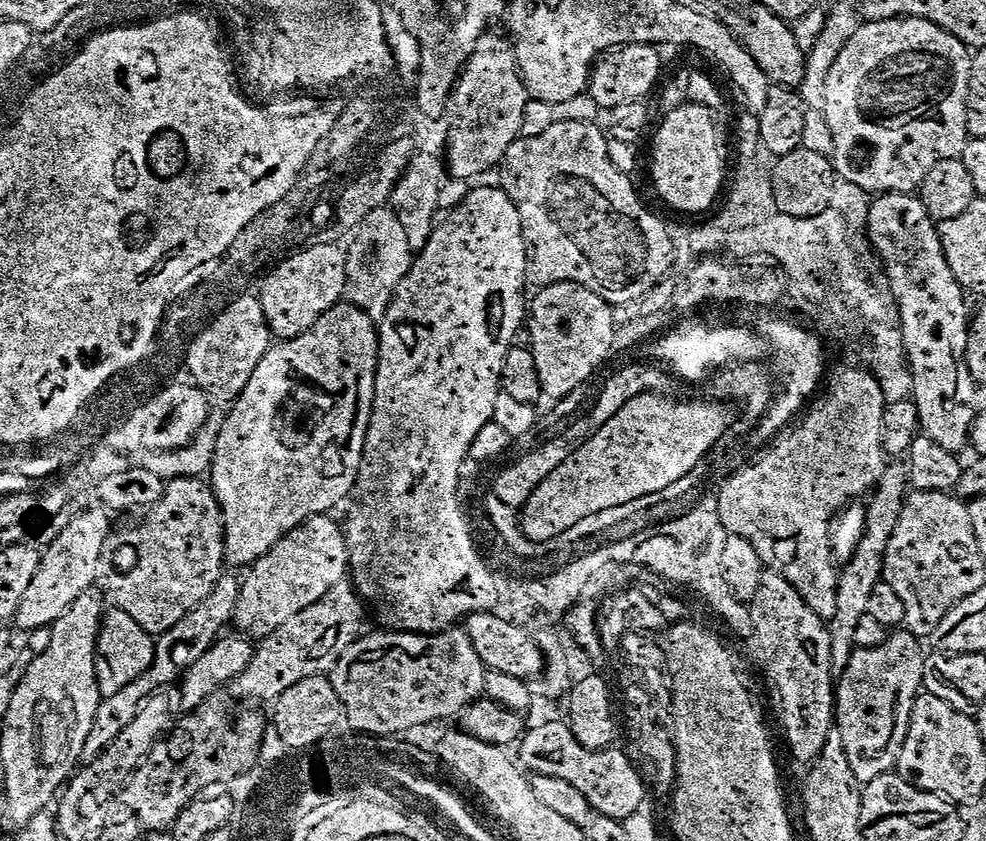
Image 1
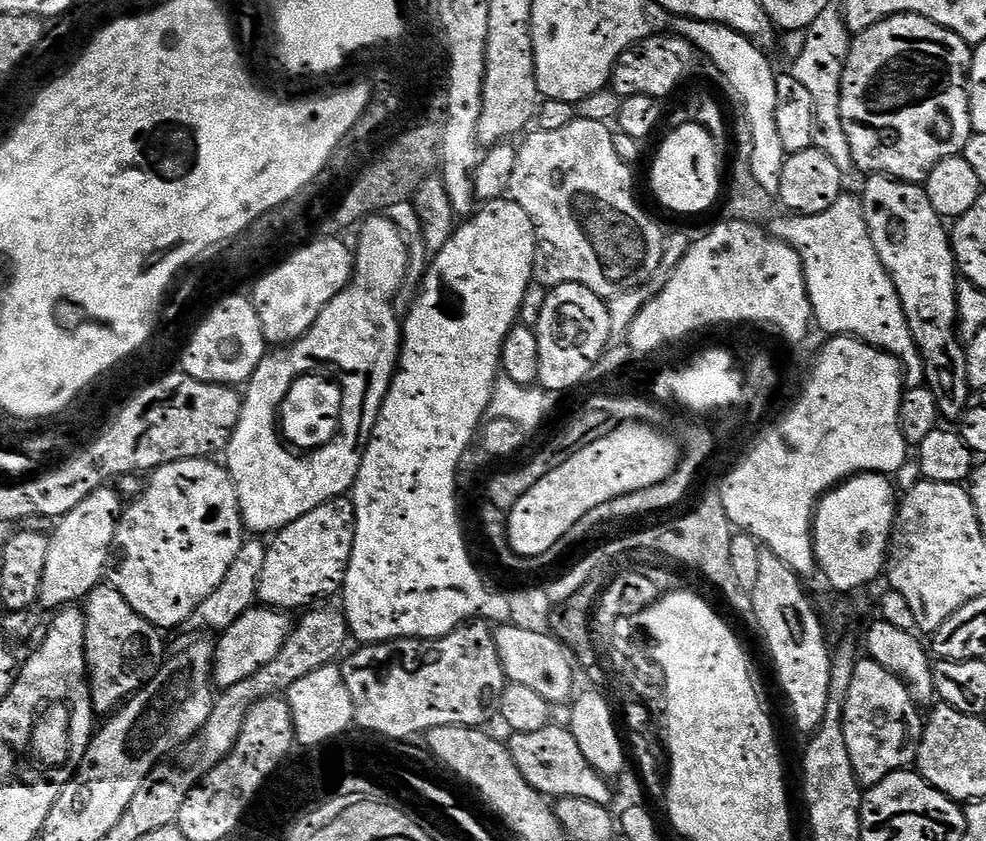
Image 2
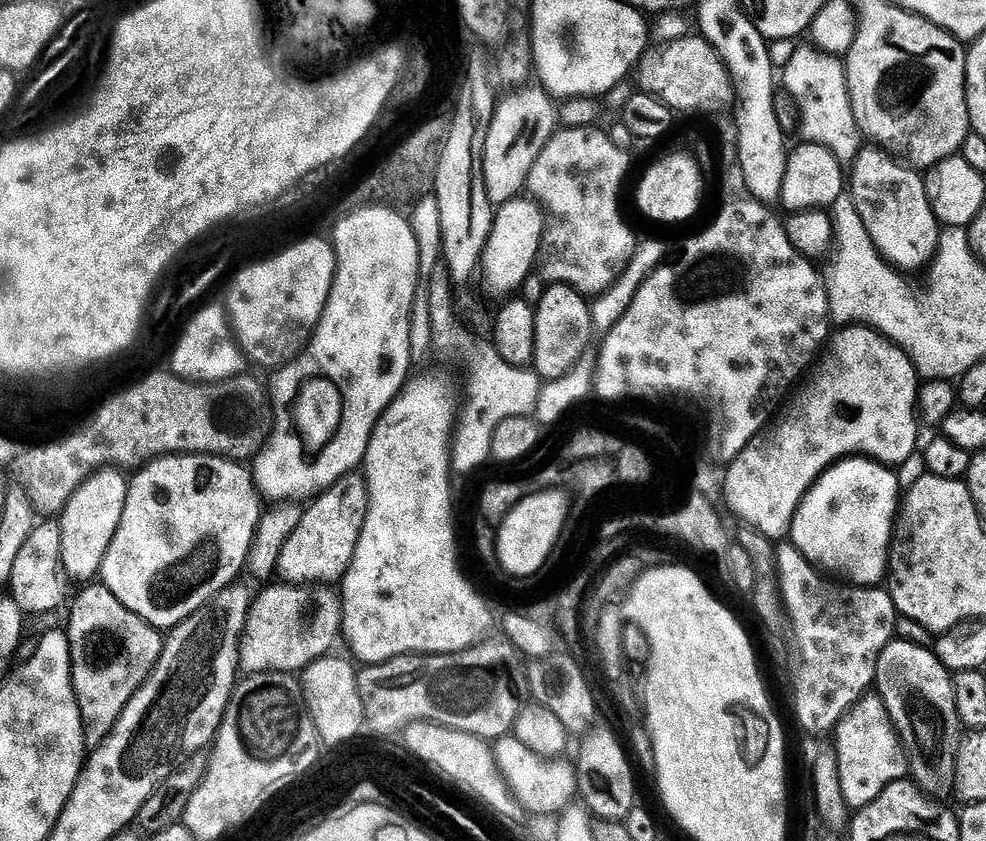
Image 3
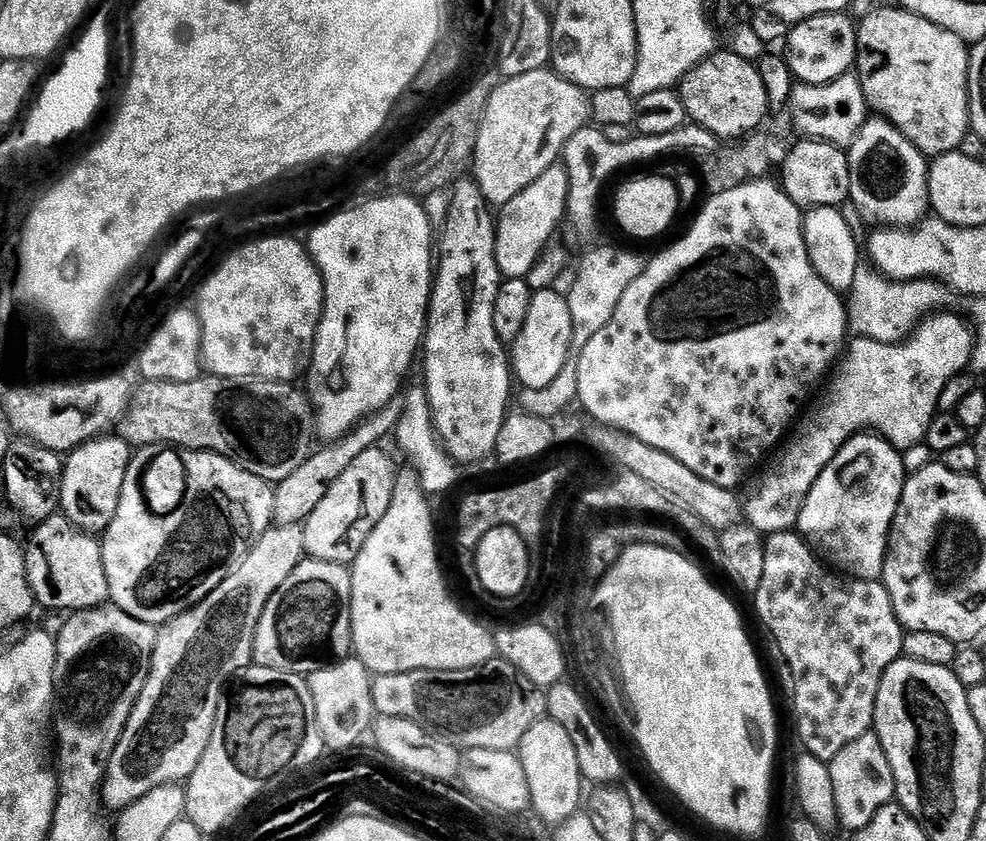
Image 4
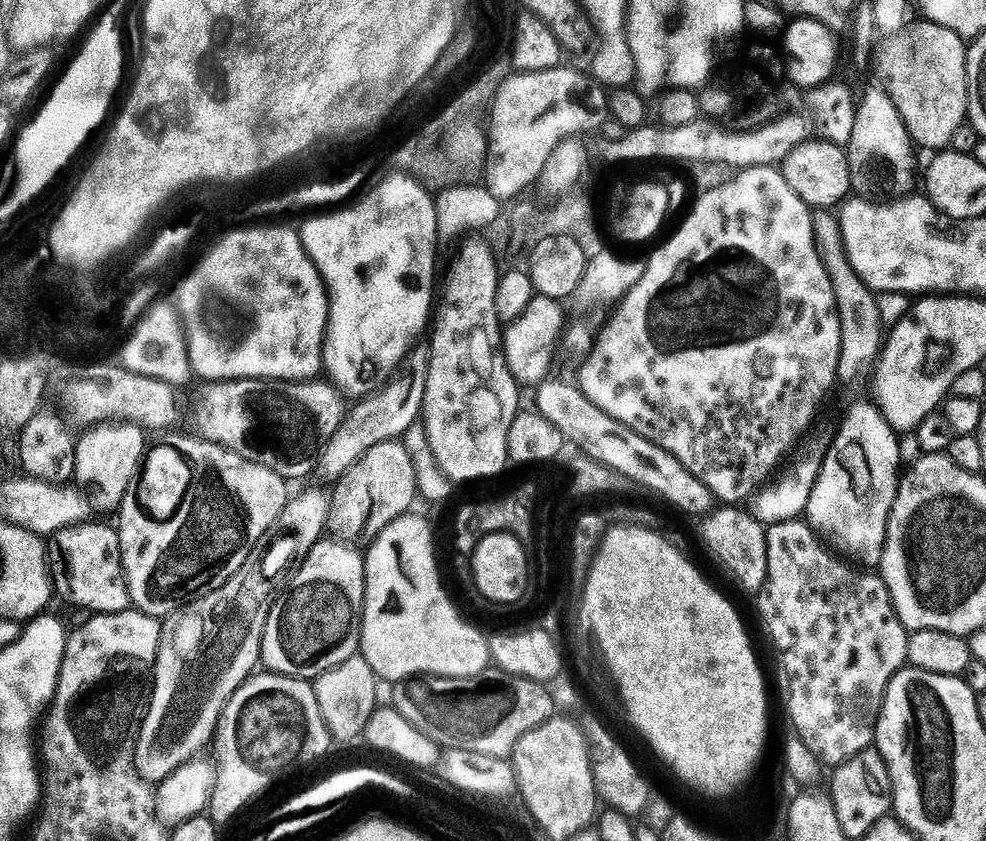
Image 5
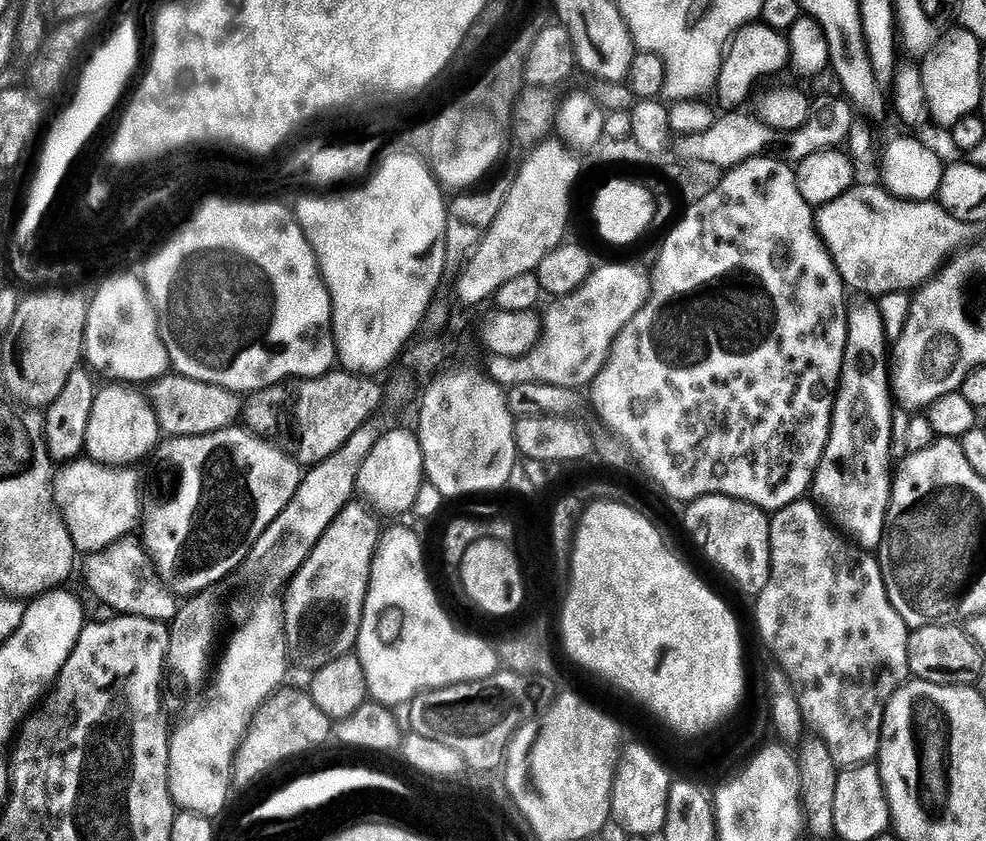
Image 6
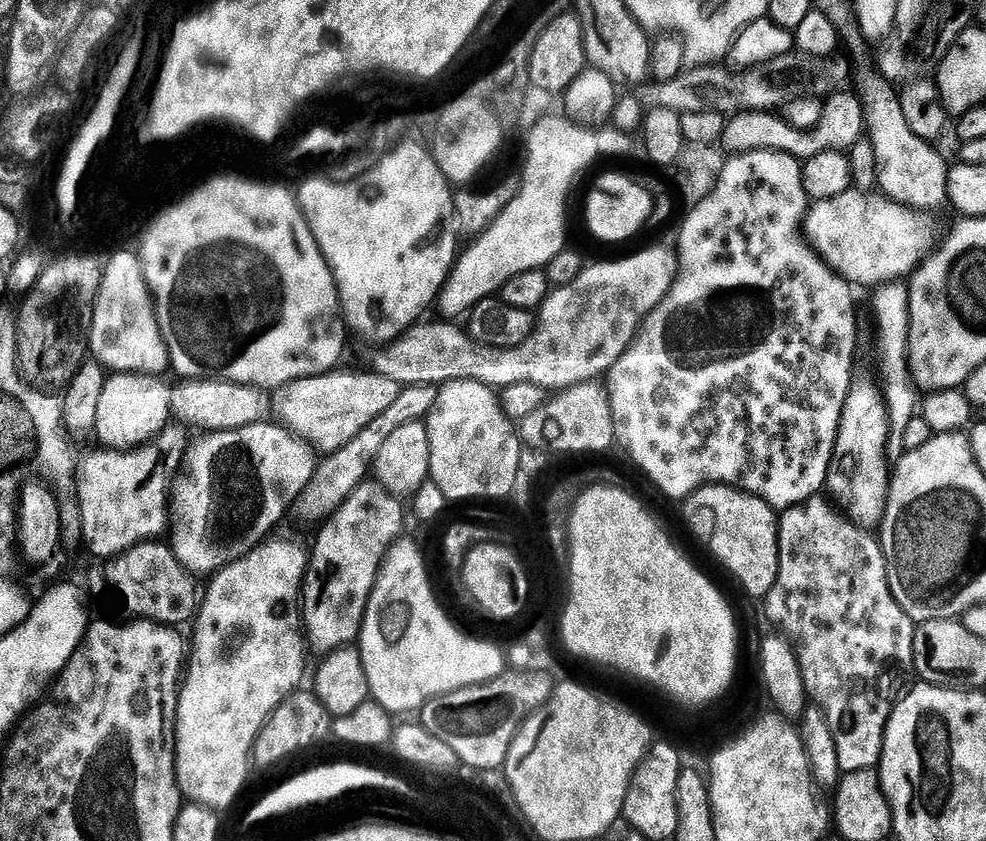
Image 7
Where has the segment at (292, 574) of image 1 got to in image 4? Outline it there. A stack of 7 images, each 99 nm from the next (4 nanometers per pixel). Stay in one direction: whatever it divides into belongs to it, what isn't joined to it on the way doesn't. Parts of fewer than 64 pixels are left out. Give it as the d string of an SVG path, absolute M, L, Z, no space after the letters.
M375 446L359 454L334 481L330 490L326 490L326 498L322 498L322 502L318 502L308 515L302 527L304 550L311 559L351 565L362 546L366 546L366 538L374 534L374 526L382 522L382 514L390 510L398 471L382 448Z

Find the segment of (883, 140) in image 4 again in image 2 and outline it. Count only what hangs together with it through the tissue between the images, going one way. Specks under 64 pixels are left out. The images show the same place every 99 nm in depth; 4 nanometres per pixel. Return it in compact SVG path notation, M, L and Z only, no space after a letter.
M872 174L864 180L862 193L864 221L870 230L870 238L874 242L874 250L882 262L882 266L890 274L894 286L900 295L904 321L912 332L912 341L916 344L919 359L923 363L923 383L934 394L938 402L941 417L948 422L959 421L968 411L970 389L966 374L966 348L958 331L958 269L956 256L952 252L952 242L945 221L930 206L927 191L921 185L908 184L905 180L893 180L891 176Z

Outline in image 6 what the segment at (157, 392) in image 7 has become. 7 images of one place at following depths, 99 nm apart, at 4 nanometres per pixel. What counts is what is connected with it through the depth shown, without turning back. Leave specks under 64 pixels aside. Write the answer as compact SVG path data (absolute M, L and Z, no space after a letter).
M128 386L102 387L95 393L89 425L83 451L87 459L107 466L112 470L120 470L125 466L136 466L139 460L147 461L155 453L162 440L160 423L149 403L139 391Z

